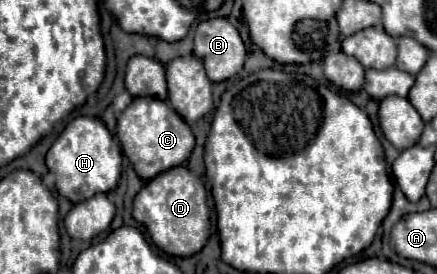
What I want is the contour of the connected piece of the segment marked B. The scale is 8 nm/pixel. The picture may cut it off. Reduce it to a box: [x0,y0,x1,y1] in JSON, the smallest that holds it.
[194,17,247,83]

